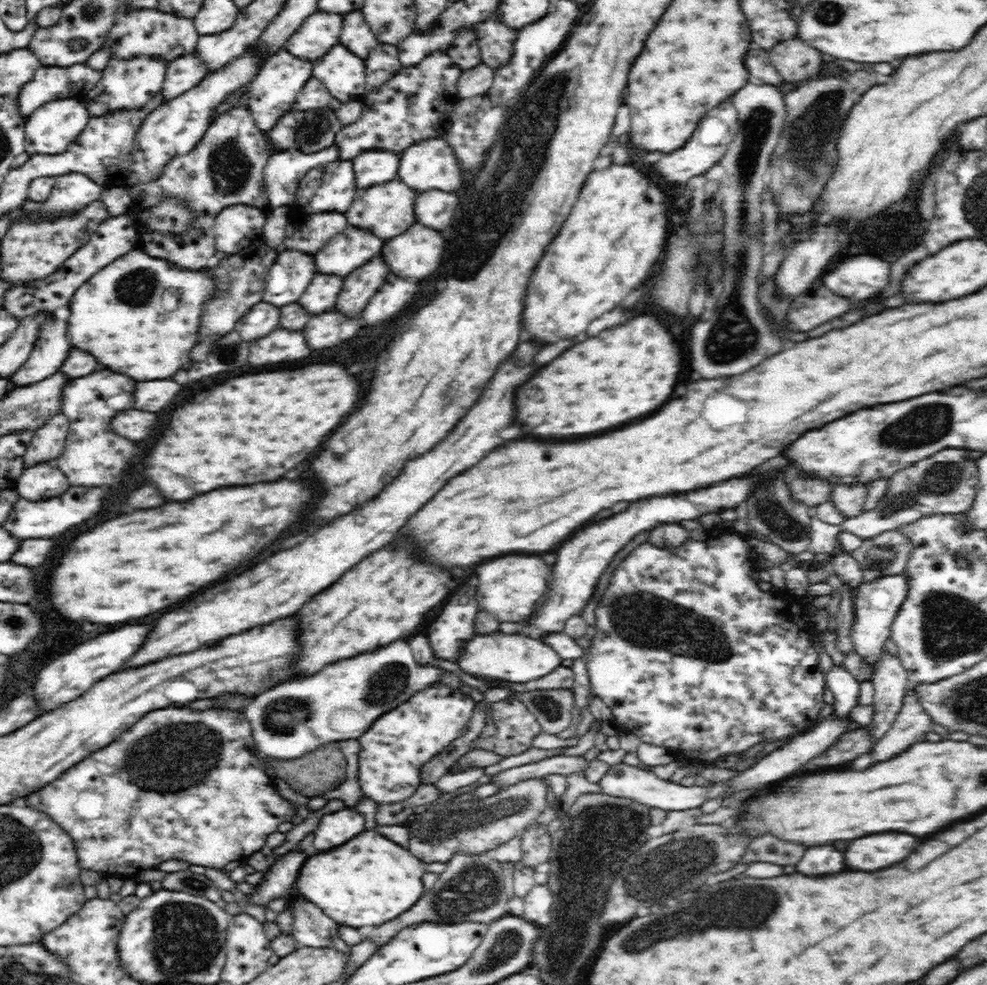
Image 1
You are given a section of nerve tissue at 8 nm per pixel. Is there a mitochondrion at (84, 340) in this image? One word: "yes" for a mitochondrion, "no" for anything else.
no

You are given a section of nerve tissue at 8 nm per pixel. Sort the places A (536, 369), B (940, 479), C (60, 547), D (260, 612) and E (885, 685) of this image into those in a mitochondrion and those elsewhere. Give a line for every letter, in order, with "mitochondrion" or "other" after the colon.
A: other
B: mitochondrion
C: other
D: other
E: other

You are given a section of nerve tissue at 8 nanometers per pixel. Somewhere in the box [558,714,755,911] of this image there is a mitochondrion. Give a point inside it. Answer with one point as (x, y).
(601, 834)

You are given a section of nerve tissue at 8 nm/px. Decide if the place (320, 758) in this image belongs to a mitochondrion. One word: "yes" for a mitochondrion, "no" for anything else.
no

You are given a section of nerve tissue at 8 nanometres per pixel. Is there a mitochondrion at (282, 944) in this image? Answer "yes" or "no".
no

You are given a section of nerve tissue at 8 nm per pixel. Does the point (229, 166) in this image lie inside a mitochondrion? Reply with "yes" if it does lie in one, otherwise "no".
yes

